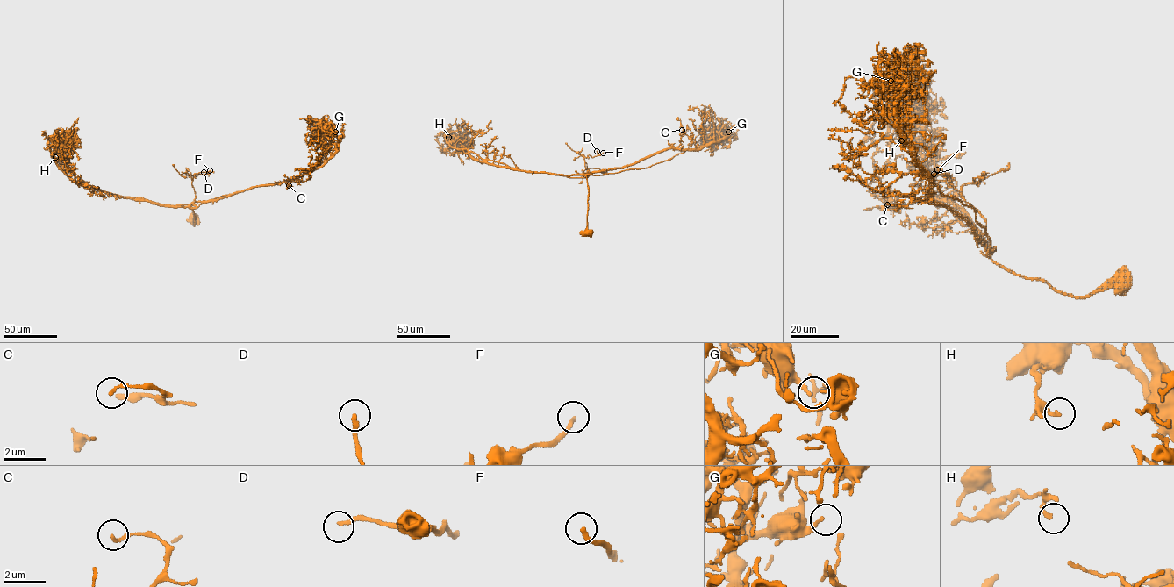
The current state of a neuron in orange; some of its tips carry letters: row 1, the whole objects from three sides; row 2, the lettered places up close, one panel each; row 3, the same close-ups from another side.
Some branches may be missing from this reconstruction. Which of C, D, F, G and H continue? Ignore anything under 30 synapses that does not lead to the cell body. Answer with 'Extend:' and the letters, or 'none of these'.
Extend: D, F

